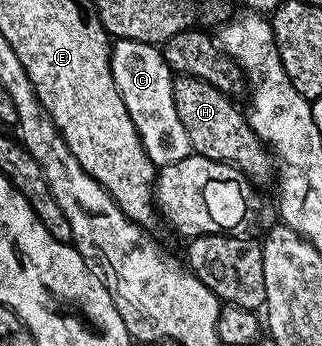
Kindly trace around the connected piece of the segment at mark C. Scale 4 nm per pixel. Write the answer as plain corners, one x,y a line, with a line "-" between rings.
116,40
112,45
112,77
114,86
118,86
118,94
122,94
122,102
126,102
126,110
134,122
134,126
140,135
142,146
153,164
163,166
173,164
182,158
193,155
190,138
186,129
178,118
174,108
174,97
171,94
173,71
164,60
163,51
155,44
146,42
134,42
133,40

